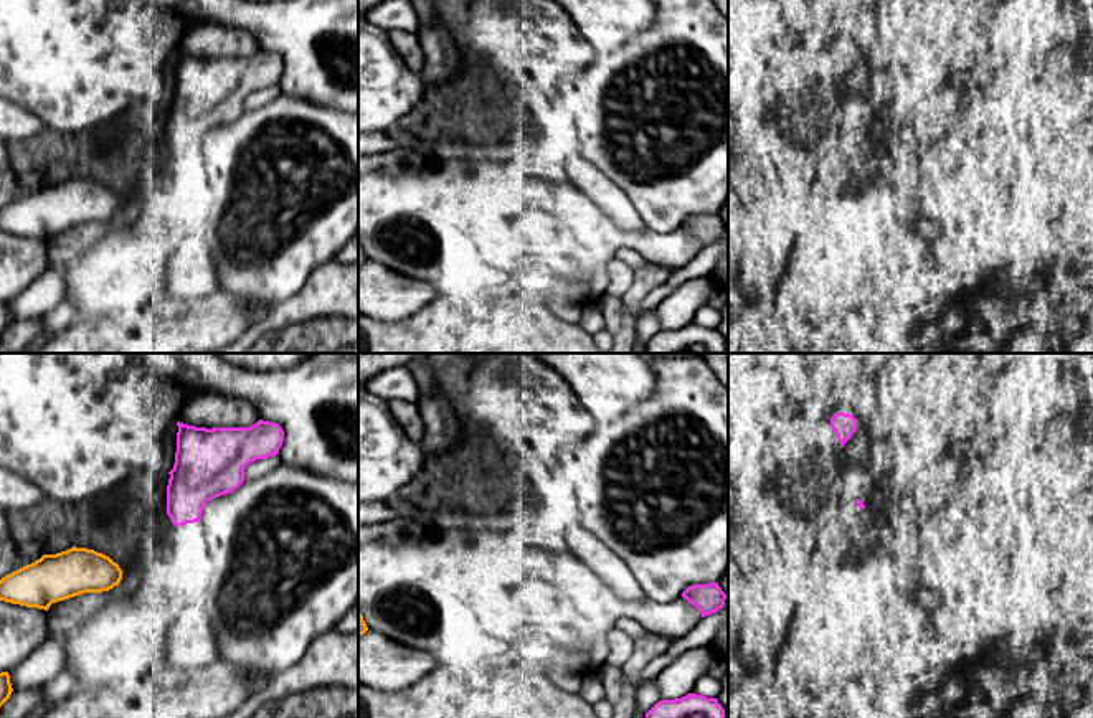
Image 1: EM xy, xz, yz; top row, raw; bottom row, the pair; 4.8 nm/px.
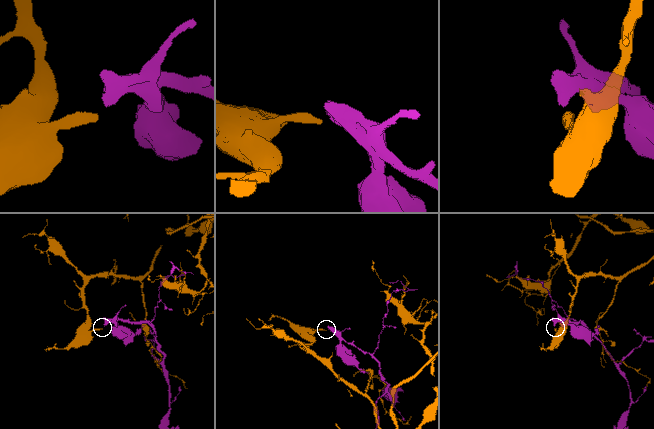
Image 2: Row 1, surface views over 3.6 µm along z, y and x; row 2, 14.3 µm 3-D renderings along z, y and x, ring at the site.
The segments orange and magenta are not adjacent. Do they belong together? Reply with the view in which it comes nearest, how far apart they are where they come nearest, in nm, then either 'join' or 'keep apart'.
nearest in xy; 340 nm apart; keep apart

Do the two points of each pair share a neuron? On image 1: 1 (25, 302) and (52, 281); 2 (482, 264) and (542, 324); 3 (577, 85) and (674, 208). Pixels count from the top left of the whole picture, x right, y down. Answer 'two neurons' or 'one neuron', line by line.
1: one neuron
2: two neurons
3: one neuron

